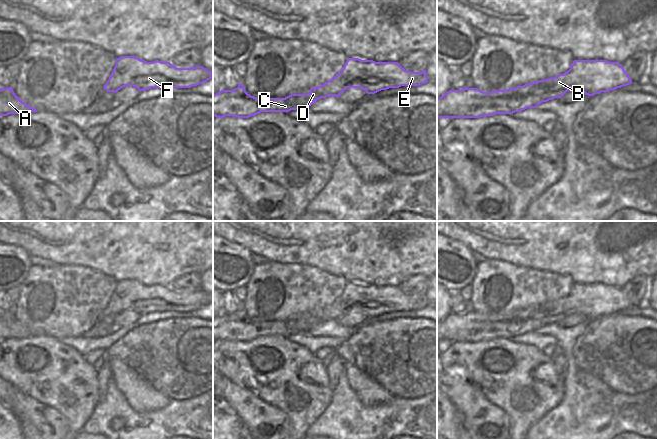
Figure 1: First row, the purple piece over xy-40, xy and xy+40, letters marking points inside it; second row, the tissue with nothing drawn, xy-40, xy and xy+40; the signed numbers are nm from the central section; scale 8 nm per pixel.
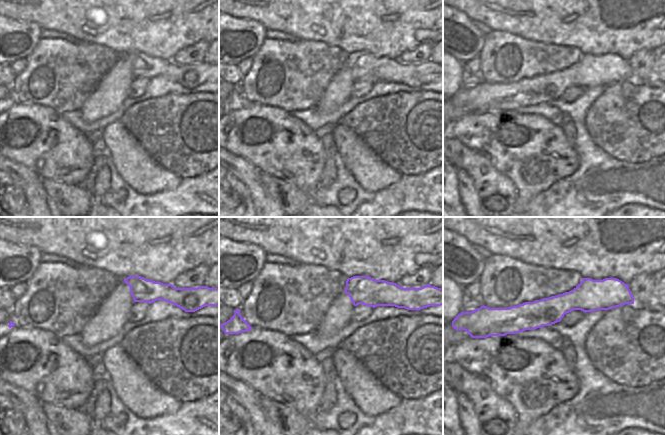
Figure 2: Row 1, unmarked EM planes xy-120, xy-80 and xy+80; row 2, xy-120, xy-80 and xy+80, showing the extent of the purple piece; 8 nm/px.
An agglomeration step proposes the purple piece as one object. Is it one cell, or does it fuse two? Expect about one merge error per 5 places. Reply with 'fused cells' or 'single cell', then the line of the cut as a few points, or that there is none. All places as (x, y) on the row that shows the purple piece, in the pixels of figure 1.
single cell; no cut

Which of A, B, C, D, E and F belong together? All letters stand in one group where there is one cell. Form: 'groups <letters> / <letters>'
groups A B C D E F

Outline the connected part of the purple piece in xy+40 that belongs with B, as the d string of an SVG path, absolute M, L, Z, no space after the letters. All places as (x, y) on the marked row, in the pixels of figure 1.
M574 60L570 69L563 74L507 90L483 92L467 87L449 90L437 98L437 118L511 115L527 108L536 108L542 102L561 98L569 90L581 90L593 96L631 83L622 64L607 60Z

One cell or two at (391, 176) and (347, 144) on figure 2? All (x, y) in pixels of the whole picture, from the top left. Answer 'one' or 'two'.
one

